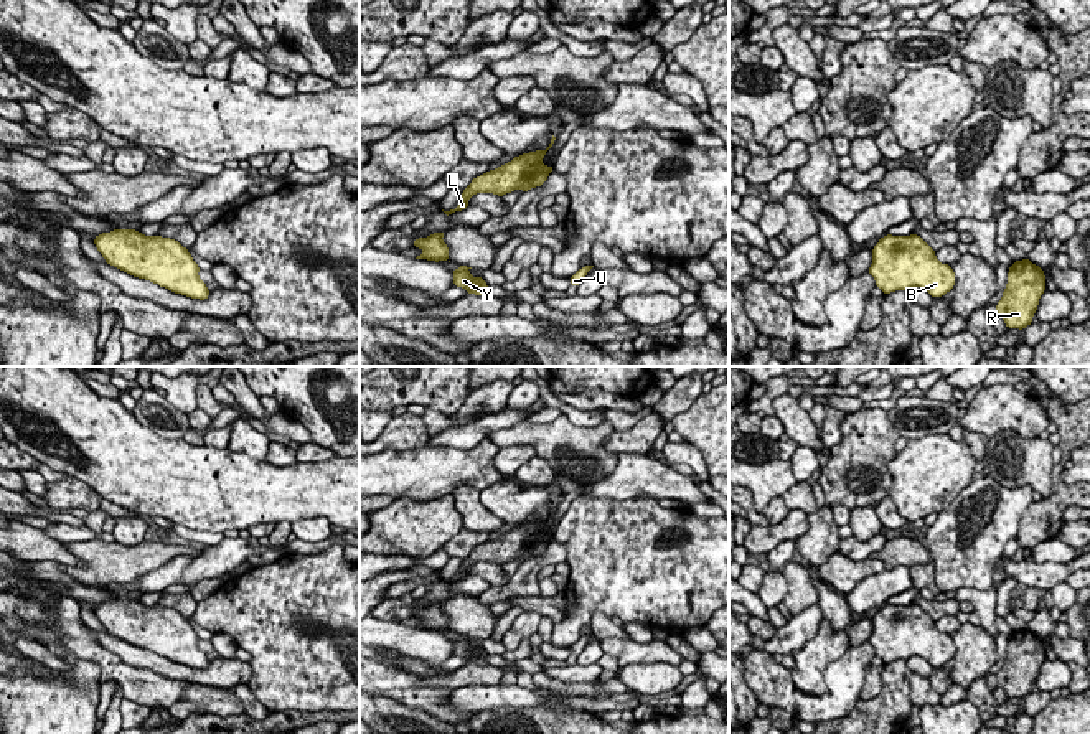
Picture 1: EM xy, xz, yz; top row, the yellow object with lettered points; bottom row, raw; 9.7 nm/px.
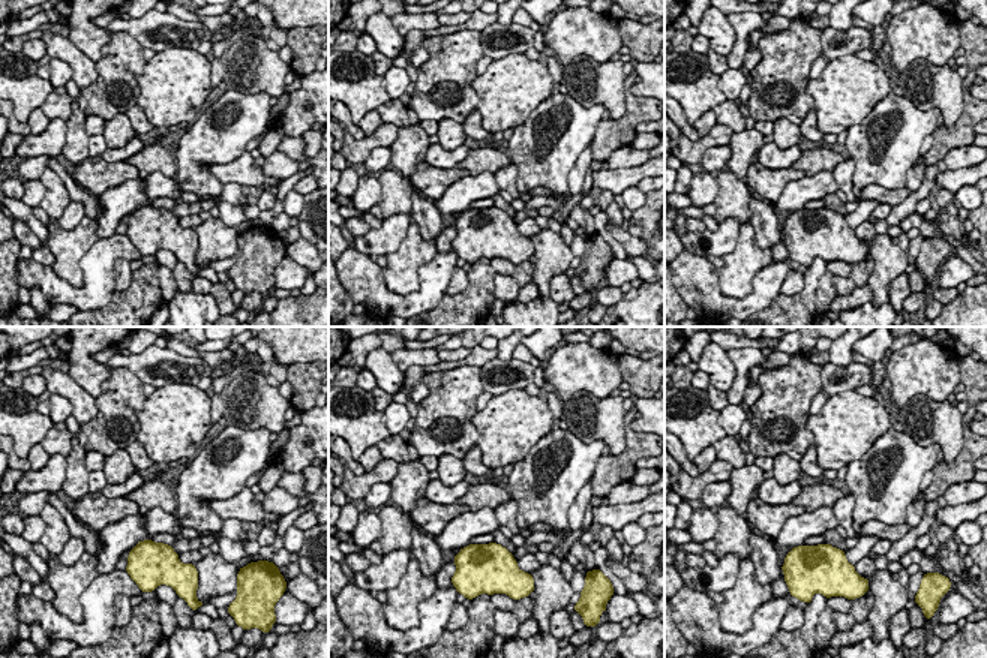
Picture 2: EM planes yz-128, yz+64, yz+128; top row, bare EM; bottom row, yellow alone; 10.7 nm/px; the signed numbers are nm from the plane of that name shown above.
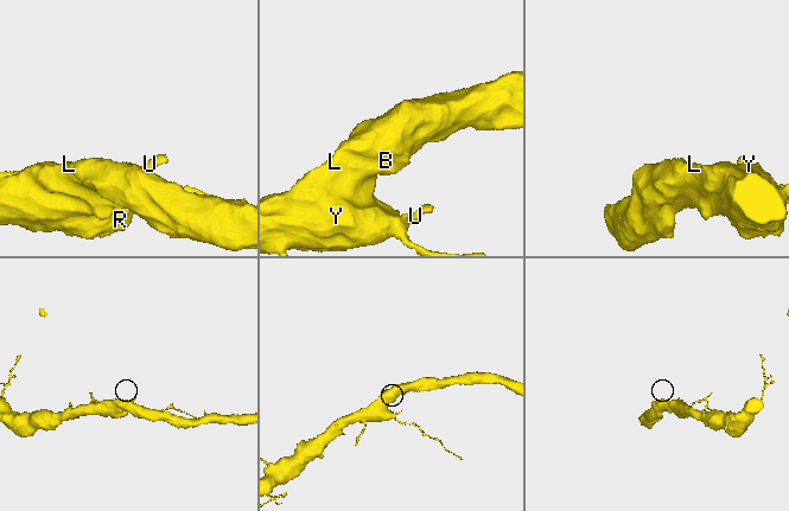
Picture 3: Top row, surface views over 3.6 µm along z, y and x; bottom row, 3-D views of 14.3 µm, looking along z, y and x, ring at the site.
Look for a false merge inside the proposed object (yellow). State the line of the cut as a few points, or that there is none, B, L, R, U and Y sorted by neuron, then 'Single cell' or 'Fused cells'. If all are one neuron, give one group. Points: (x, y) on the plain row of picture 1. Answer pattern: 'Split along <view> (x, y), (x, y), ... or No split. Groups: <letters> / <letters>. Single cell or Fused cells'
No split. Groups: B L R U Y. Single cell

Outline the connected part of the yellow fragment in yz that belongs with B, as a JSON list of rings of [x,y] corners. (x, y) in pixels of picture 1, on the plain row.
[[[917,604],[881,607],[872,617],[872,633],[867,642],[884,665],[917,655],[935,668],[955,656],[951,635],[942,633],[935,620]]]

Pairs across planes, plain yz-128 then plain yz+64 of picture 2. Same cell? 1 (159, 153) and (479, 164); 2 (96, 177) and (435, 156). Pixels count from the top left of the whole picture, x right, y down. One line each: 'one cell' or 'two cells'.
1: one cell
2: two cells

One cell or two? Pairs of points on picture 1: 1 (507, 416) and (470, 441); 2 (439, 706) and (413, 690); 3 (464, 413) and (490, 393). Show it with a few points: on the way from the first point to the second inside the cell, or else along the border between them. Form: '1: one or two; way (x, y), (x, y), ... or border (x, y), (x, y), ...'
1: one; way (498, 421), (487, 424), (479, 432)
2: one; way (432, 700), (419, 696)
3: one; way (470, 411), (483, 399)

